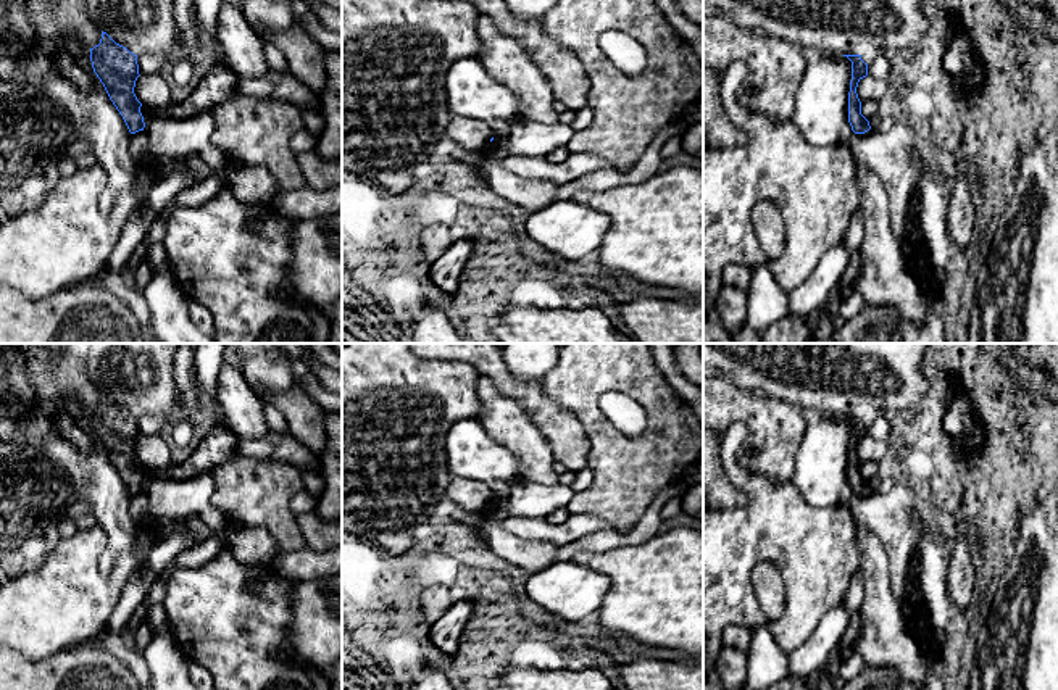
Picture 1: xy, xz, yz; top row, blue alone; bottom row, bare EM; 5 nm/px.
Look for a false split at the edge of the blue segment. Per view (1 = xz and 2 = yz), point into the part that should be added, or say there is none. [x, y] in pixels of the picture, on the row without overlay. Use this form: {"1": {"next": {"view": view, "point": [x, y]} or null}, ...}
{"1": {"next": null}, "2": {"next": null}}

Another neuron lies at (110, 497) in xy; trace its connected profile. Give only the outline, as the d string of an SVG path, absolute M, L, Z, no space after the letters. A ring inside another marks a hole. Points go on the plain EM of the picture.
M90 409L84 414L79 426L90 435L94 448L85 455L94 474L89 500L94 503L97 522L106 532L106 548L102 555L102 571L108 574L116 559L134 548L139 537L139 526L132 519L131 493L110 461L103 445L97 439L90 422Z

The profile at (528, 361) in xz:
M508 343L503 347L503 360L518 380L544 382L558 351L558 343Z

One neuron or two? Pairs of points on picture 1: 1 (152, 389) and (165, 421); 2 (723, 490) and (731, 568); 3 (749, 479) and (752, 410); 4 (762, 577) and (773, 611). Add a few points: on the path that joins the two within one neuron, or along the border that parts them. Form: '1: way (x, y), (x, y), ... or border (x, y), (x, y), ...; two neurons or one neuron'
1: border (173, 378), (178, 405), (162, 415), (137, 418); two neurons
2: border (724, 469), (726, 476), (744, 489), (744, 507); two neurons
3: border (745, 434), (739, 461), (771, 481), (786, 481); two neurons
4: way (768, 586), (773, 603); one neuron

